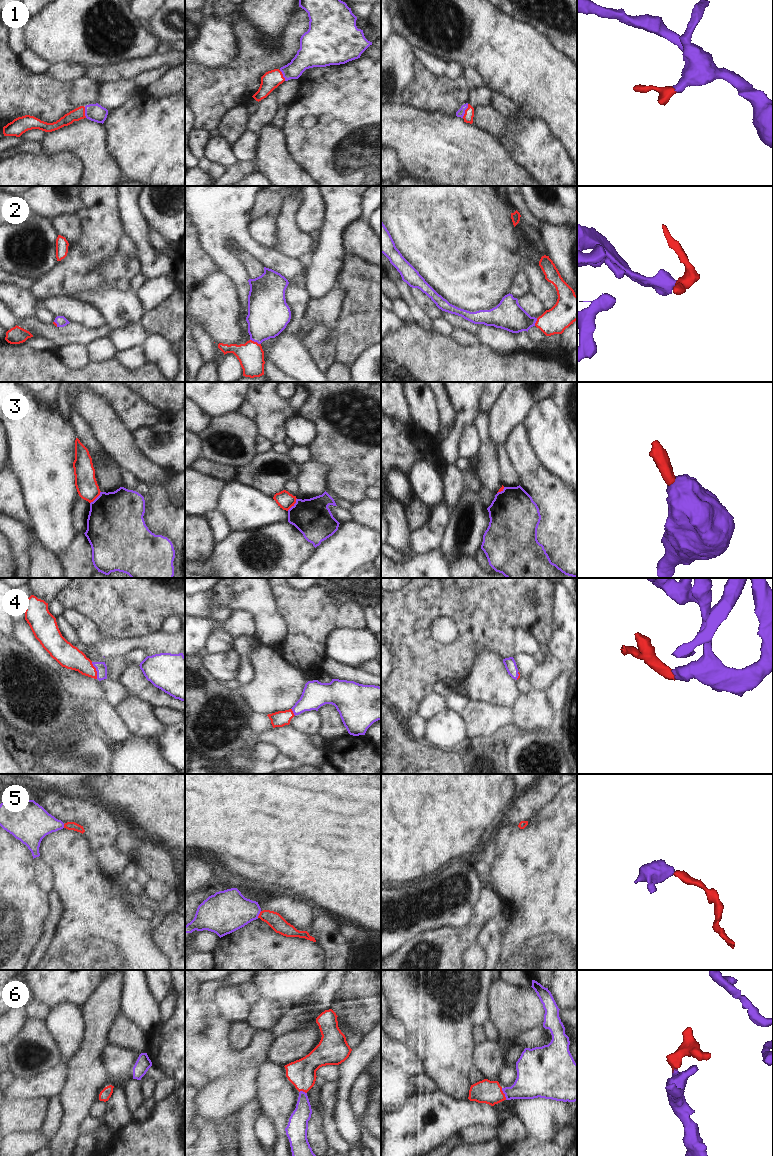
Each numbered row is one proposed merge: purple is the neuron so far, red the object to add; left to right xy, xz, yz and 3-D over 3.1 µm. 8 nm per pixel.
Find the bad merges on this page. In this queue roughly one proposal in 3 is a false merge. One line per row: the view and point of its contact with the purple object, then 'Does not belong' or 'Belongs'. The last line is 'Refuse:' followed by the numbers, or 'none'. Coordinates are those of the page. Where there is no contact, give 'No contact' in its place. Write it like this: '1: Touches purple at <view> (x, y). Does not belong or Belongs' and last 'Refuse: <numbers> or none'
1: Touches purple at yz (464, 111). Belongs
2: Touches purple at xz (255, 341). Belongs
3: Touches purple at xz (294, 504). Does not belong
4: Touches purple at xy (96, 670). Belongs
5: Touches purple at xz (259, 913). Belongs
6: Touches purple at yz (504, 1093). Belongs
Refuse: 3.

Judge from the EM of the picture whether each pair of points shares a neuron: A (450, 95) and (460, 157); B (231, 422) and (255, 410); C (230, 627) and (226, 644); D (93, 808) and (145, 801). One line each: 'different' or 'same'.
A: different
B: different
C: different
D: different

